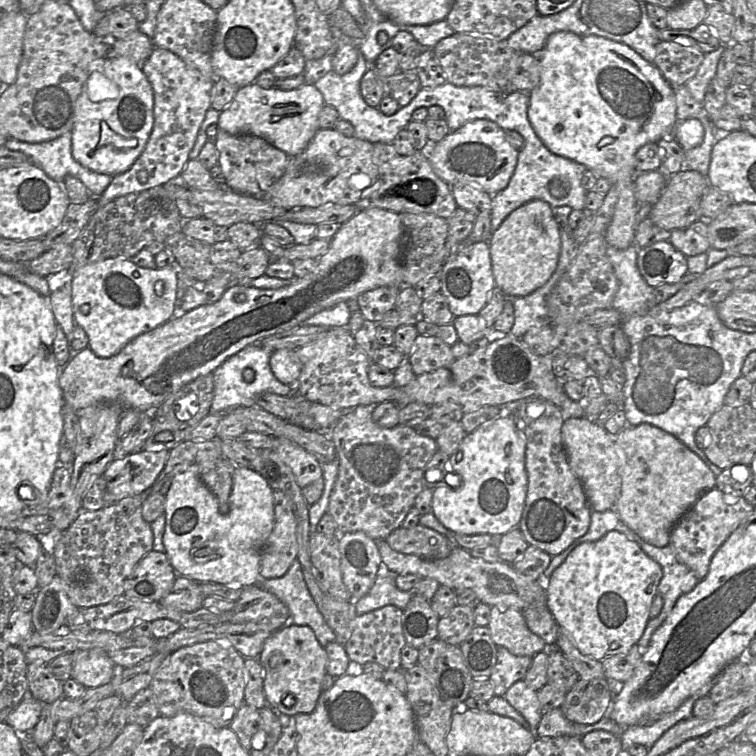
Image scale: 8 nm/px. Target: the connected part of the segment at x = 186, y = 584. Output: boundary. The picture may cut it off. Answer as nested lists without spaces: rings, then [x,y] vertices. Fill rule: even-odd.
[[[177,575],[172,589],[159,602],[169,609],[193,612],[203,607],[203,599],[199,582]]]

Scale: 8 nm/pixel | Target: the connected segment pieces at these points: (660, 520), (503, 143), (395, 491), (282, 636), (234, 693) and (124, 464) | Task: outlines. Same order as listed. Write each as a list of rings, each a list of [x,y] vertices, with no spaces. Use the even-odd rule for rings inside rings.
[[[626,425],[614,436],[614,440],[621,454],[622,475],[621,491],[614,510],[622,522],[644,541],[657,547],[668,545],[674,525],[704,492],[716,487],[716,476],[703,460],[678,438],[655,425]]]
[[[488,119],[465,123],[458,130],[450,131],[441,141],[432,143],[426,152],[434,172],[450,187],[471,185],[489,194],[497,194],[507,187],[519,154],[507,140],[505,130]]]
[[[359,405],[344,411],[329,431],[336,450],[338,474],[330,495],[328,513],[337,524],[339,534],[361,531],[379,541],[402,526],[414,506],[415,498],[424,488],[424,470],[437,450],[437,443],[435,439],[420,435],[407,425],[398,424],[392,428],[379,426],[372,419],[373,407]]]
[[[288,623],[276,630],[263,644],[258,660],[264,669],[263,688],[267,705],[291,717],[299,713],[308,714],[314,711],[321,694],[321,683],[326,674],[326,652],[310,627]],[[274,653],[281,654],[283,658],[282,664],[277,668],[269,666],[269,658]]]
[[[226,640],[184,646],[172,652],[153,676],[150,688],[163,717],[192,713],[216,728],[229,727],[244,703],[245,658]]]
[[[142,450],[123,459],[114,459],[102,474],[109,481],[104,495],[106,505],[115,504],[150,488],[166,466],[169,454],[169,450]]]

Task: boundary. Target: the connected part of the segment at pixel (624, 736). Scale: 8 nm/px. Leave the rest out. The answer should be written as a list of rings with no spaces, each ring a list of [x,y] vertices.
[[[718,677],[713,678],[706,683],[673,712],[664,714],[649,724],[634,725],[625,728],[615,723],[608,716],[604,716],[593,725],[578,724],[575,726],[575,735],[576,737],[582,737],[595,730],[604,730],[620,739],[622,751],[625,753],[634,744],[642,744],[650,750],[656,741],[670,728],[681,721],[694,717],[692,709],[695,702],[702,697],[708,696],[717,679]]]

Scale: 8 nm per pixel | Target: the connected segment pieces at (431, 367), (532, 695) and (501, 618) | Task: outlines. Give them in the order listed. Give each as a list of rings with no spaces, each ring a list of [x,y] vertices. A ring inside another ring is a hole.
[[[418,334],[407,360],[415,376],[419,376],[449,366],[455,358],[451,346],[439,337]]]
[[[519,680],[507,690],[503,698],[524,717],[529,730],[536,735],[542,718],[537,692],[529,688],[524,680]]]
[[[504,605],[492,606],[487,627],[493,642],[513,655],[533,657],[548,649],[544,640],[528,629],[522,611],[517,609]]]

